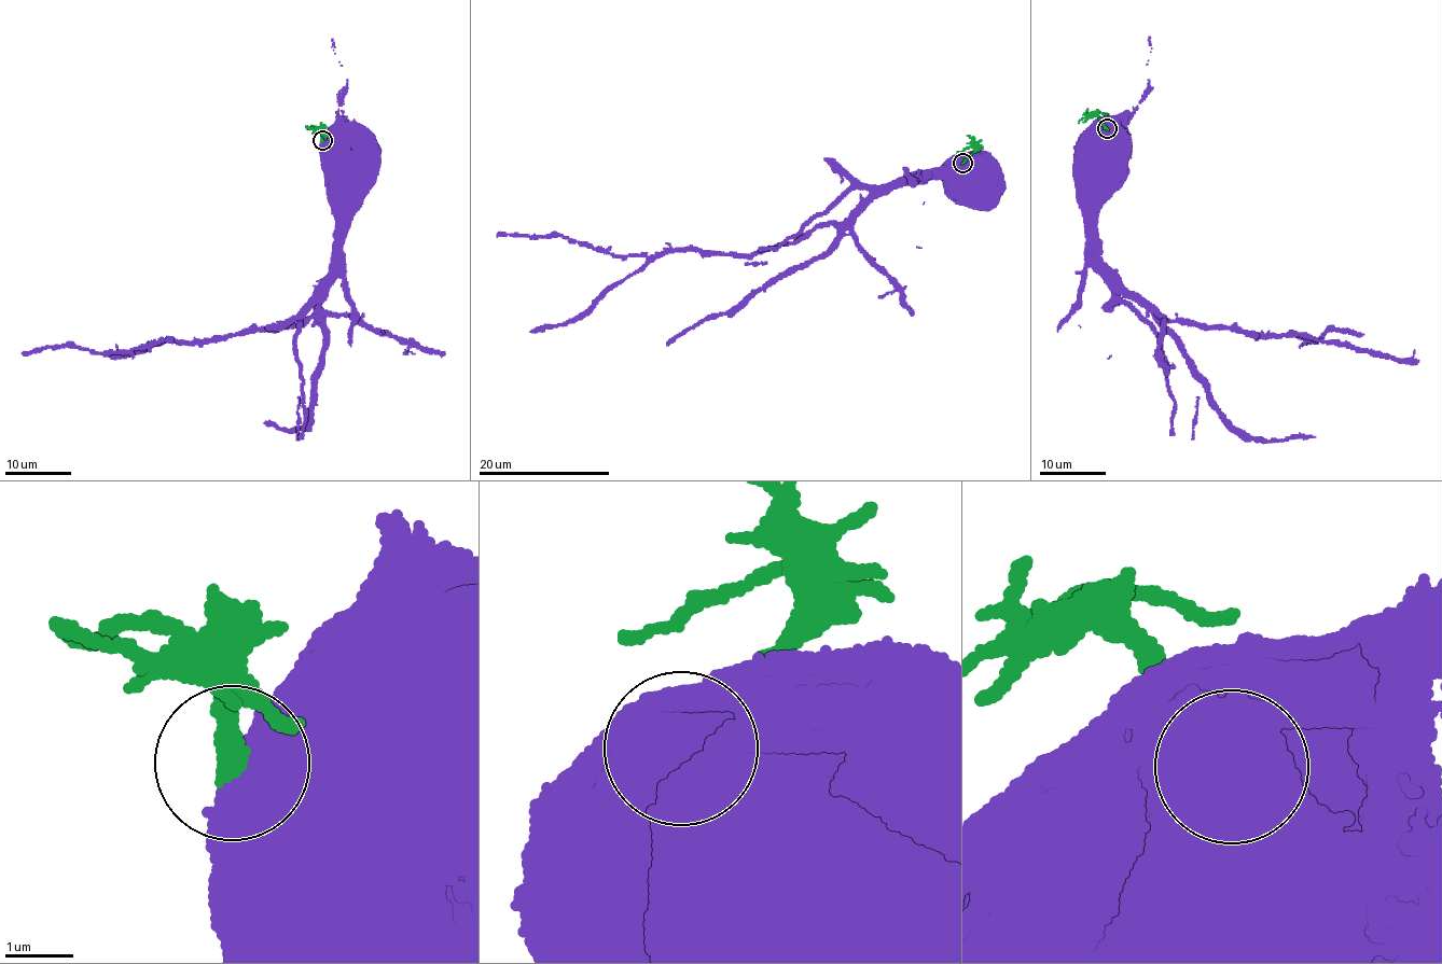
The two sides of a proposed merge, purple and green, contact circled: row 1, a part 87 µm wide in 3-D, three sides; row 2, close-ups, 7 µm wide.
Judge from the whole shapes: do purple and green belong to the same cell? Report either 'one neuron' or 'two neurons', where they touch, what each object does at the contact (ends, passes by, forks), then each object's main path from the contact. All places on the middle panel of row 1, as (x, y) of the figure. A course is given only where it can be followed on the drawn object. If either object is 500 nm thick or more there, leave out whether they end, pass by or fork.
two neurons; at (962, 163); purple runs (962, 163), (874, 196), (843, 222), (749, 254), (618, 255), (563, 236), (497, 237); green runs (962, 163), (973, 148), (966, 147), (957, 153)

